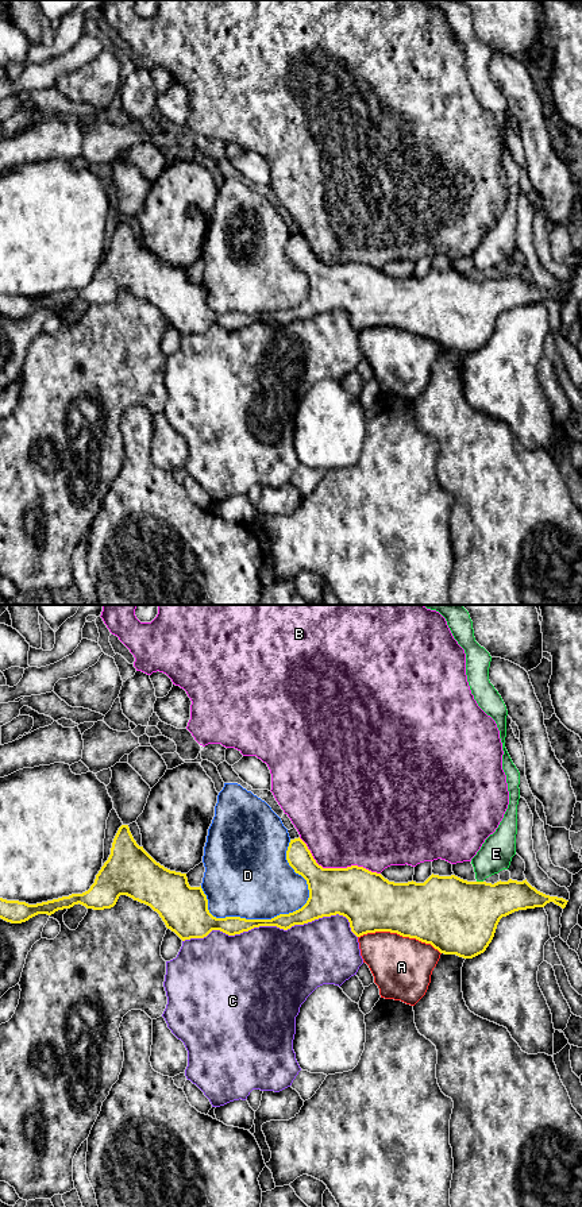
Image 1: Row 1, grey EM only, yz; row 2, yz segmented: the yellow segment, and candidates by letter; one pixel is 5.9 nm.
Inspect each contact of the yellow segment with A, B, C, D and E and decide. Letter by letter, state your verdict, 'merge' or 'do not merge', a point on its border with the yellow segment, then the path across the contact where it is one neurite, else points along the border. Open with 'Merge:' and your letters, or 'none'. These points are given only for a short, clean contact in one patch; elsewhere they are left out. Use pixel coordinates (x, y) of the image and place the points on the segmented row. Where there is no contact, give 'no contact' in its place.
Merge: none
A: do not merge; meets yellow in yz at (400, 934)
B: do not merge; meets yellow in yz at (336, 868)
C: do not merge; meets yellow in yz at (273, 925)
D: do not merge; meets yellow in yz at (247, 920)
E: do not merge; meets yellow in yz at (480, 882)

